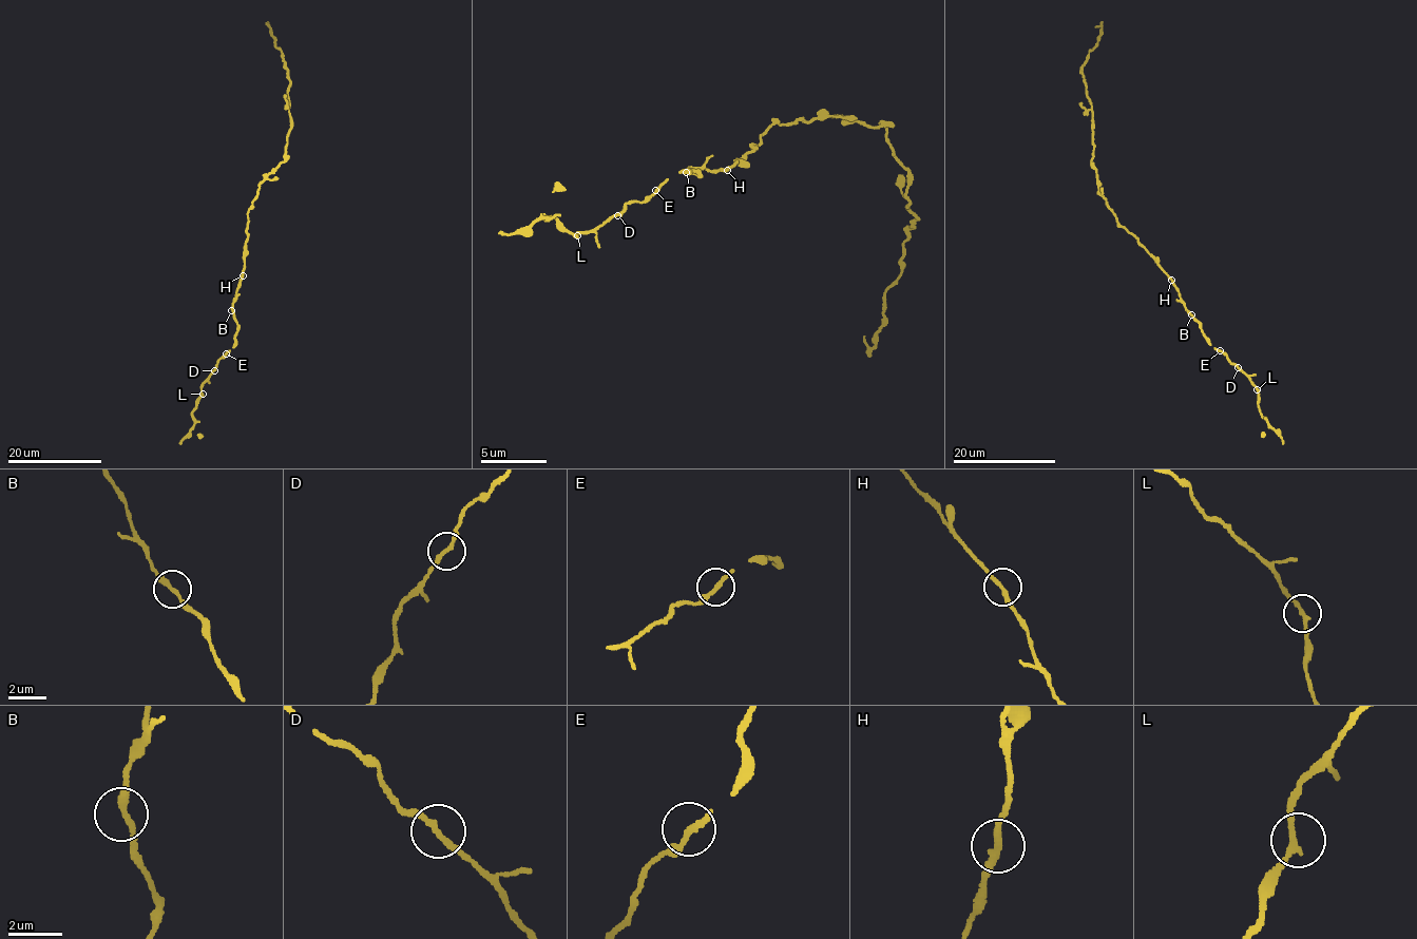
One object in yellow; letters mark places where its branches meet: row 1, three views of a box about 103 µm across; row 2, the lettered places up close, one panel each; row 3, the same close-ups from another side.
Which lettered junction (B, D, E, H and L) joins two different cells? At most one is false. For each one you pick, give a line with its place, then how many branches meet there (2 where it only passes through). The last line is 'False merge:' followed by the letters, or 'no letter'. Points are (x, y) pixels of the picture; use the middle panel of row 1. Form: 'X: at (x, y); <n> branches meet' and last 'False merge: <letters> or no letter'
False merge: no letter

